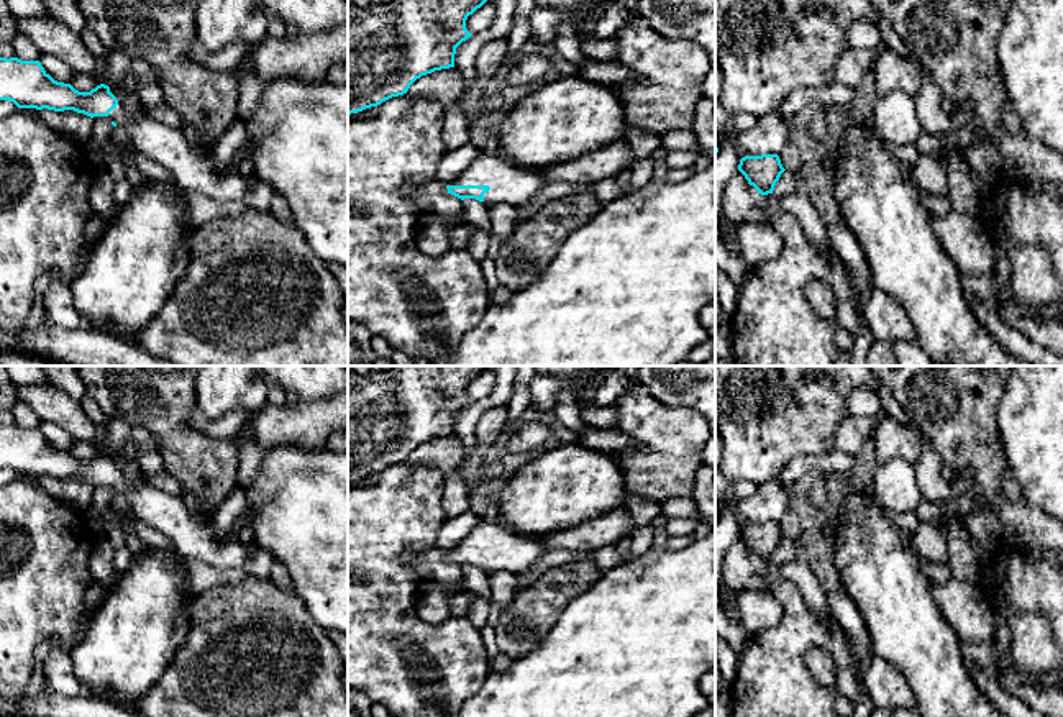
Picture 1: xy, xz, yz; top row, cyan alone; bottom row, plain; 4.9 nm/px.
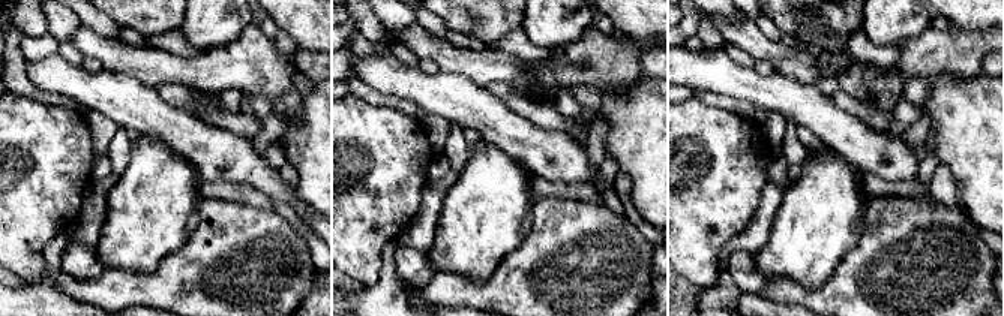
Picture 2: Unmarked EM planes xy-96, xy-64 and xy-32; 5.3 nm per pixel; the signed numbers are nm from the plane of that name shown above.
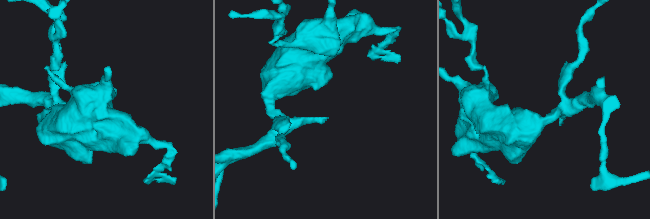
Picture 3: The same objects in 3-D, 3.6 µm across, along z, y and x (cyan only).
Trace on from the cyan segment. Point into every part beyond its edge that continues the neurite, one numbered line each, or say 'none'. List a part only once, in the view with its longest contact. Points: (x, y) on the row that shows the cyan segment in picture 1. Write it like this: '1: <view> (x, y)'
1: xz (514, 186)

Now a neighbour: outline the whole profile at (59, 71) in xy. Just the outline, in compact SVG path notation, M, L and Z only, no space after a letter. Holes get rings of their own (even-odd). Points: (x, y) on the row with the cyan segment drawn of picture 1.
M41 54L38 61L44 67L46 74L49 74L57 82L69 84L75 74L64 61L59 61L51 54Z

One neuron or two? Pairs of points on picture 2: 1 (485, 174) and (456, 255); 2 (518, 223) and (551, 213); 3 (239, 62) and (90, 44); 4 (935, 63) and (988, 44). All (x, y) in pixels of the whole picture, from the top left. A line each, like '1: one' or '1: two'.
1: one
2: two
3: one
4: one

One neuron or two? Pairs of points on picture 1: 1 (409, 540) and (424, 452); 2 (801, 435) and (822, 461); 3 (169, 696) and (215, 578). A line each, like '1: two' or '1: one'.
1: two
2: two
3: two

